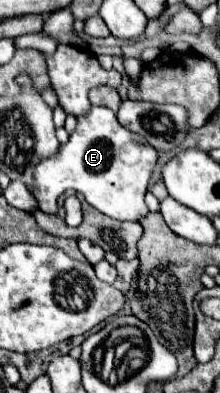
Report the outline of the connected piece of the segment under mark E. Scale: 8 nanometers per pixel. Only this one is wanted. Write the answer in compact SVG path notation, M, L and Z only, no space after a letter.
M91 107L87 115L77 119L77 127L67 145L61 145L55 157L49 157L35 167L35 197L41 211L55 213L57 197L67 189L75 189L85 195L89 205L107 217L139 223L139 217L149 213L145 193L155 165L157 151L141 135L127 131L111 109Z

